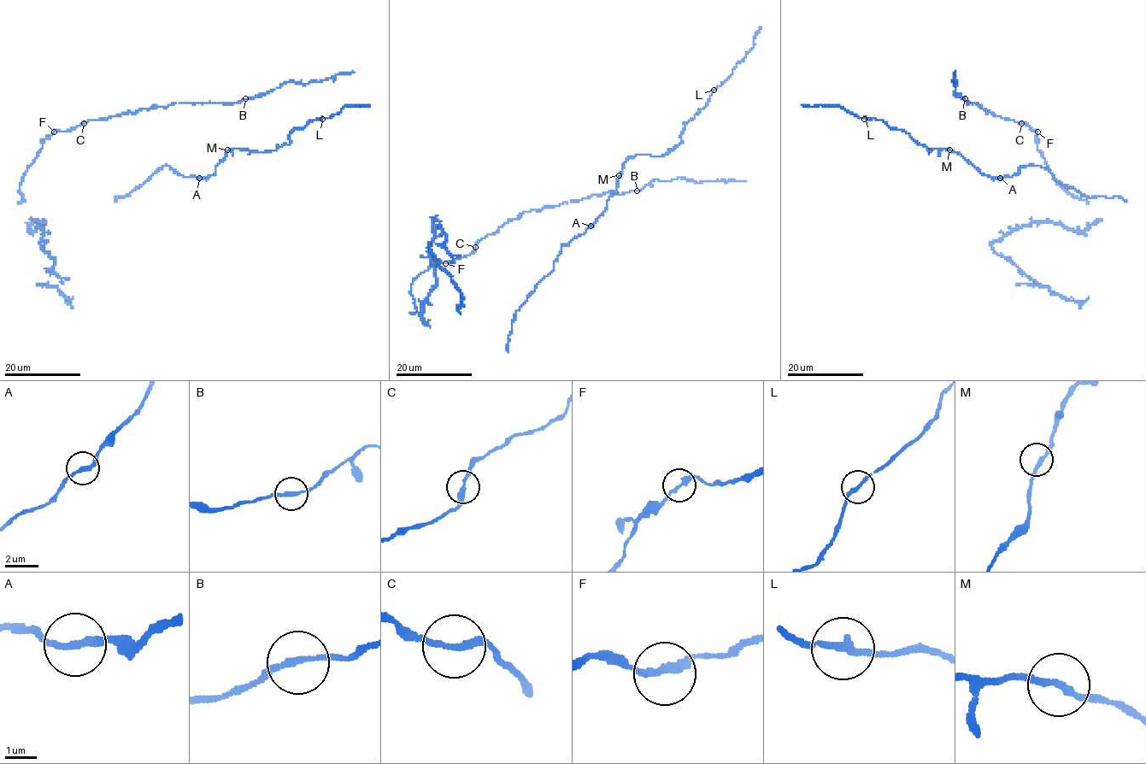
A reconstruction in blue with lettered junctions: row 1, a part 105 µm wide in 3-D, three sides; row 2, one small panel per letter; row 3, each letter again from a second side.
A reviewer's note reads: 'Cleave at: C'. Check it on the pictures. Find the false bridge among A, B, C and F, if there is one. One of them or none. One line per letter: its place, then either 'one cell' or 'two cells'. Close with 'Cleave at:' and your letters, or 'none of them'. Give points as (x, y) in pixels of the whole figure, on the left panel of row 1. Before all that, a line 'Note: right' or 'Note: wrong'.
Note: wrong
A: (199, 178) | one cell
B: (245, 98) | one cell
C: (84, 123) | one cell
F: (54, 132) | one cell
Cleave at: none of them

